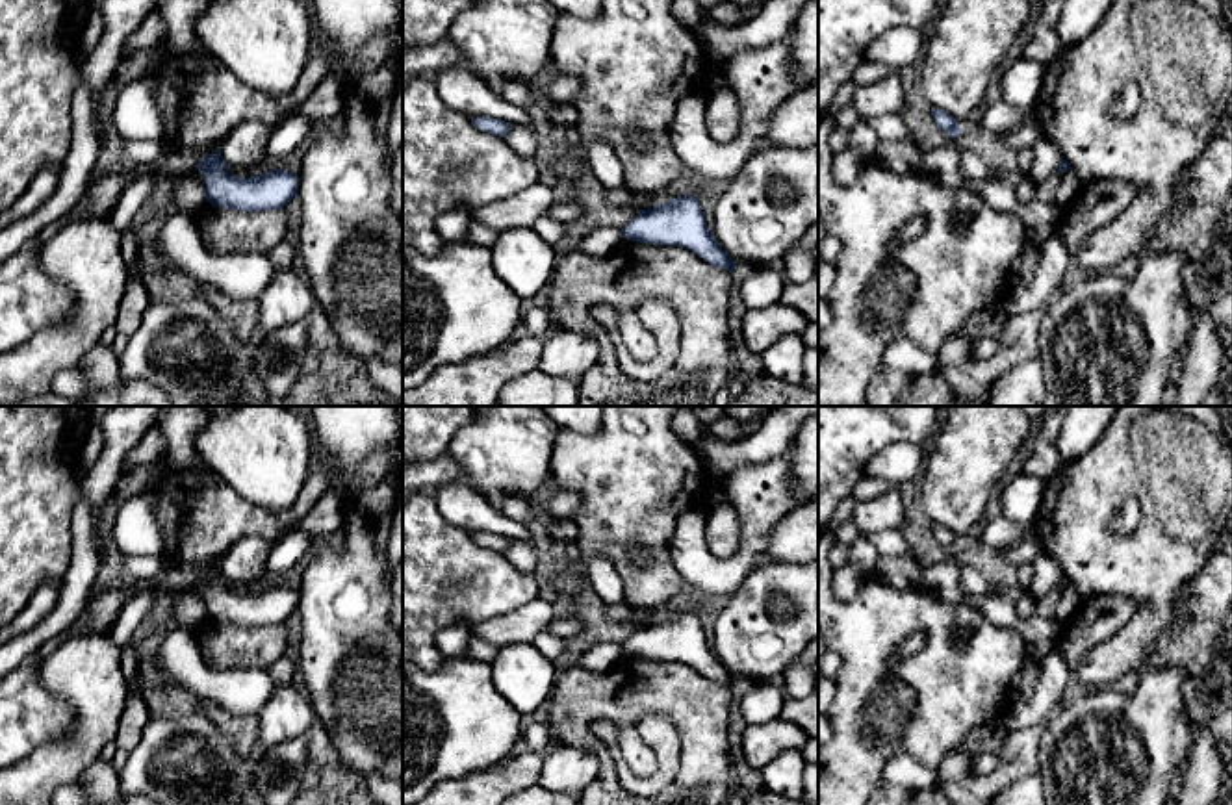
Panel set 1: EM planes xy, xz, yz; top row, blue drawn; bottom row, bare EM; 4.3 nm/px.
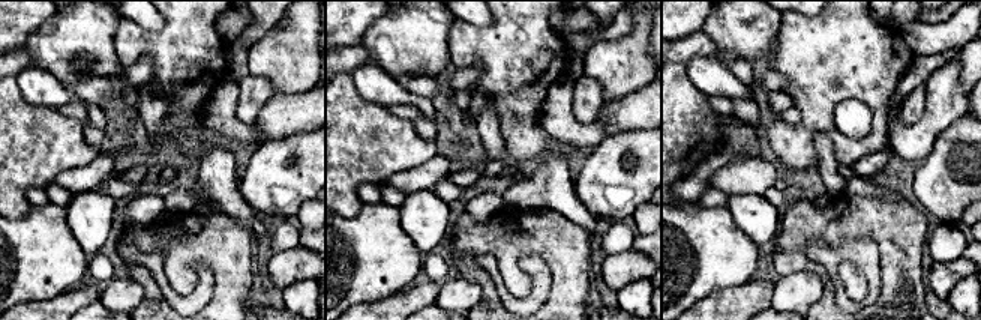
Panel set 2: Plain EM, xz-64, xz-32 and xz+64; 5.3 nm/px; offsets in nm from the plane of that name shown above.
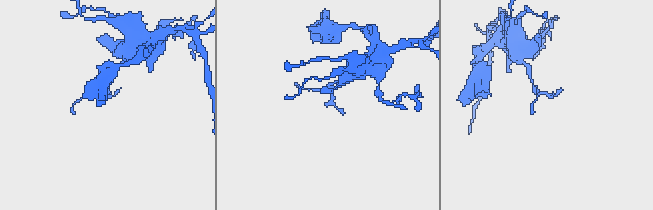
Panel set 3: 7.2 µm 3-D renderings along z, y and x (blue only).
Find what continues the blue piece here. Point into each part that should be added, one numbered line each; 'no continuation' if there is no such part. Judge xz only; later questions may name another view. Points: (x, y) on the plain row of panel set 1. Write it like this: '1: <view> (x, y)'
no continuation

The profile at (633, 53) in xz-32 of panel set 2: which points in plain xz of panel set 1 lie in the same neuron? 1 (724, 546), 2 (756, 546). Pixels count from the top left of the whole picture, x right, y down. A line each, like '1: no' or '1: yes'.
1: no
2: yes

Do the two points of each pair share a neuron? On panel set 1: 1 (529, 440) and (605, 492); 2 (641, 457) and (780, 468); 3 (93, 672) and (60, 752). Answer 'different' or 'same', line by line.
1: different
2: different
3: same

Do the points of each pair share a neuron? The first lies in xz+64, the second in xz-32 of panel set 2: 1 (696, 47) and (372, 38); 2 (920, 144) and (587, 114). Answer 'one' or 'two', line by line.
1: two
2: two

